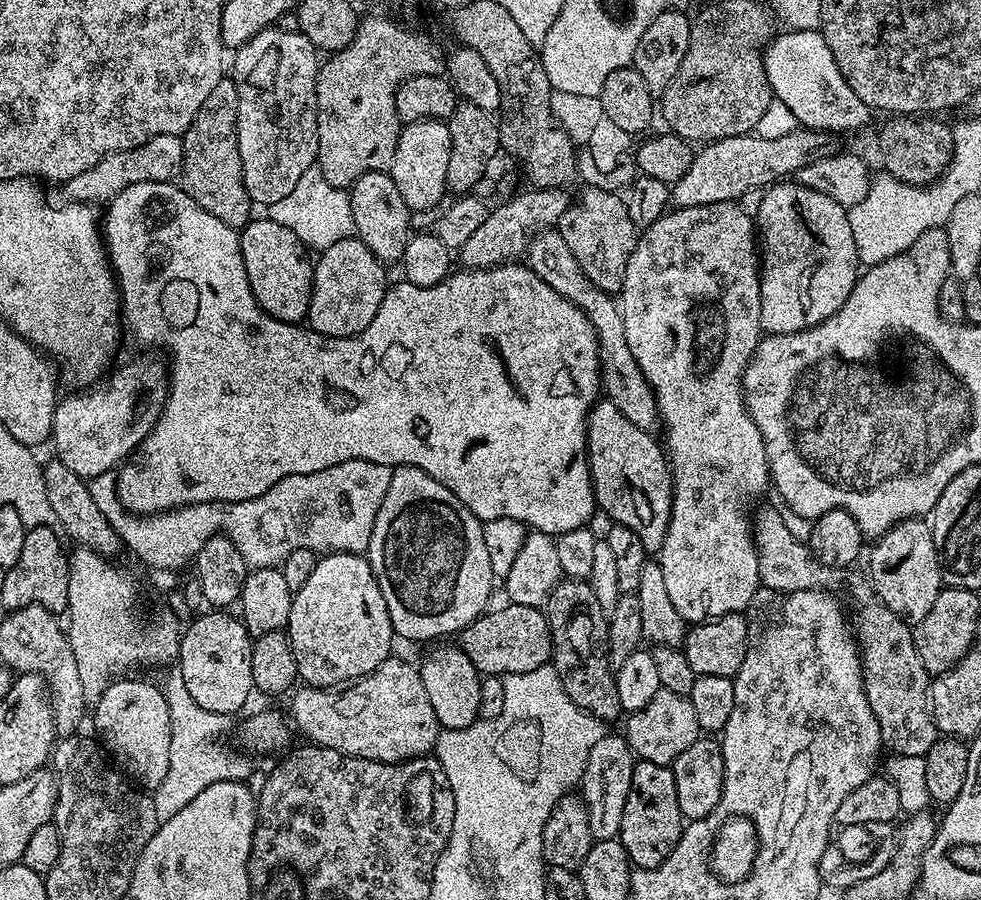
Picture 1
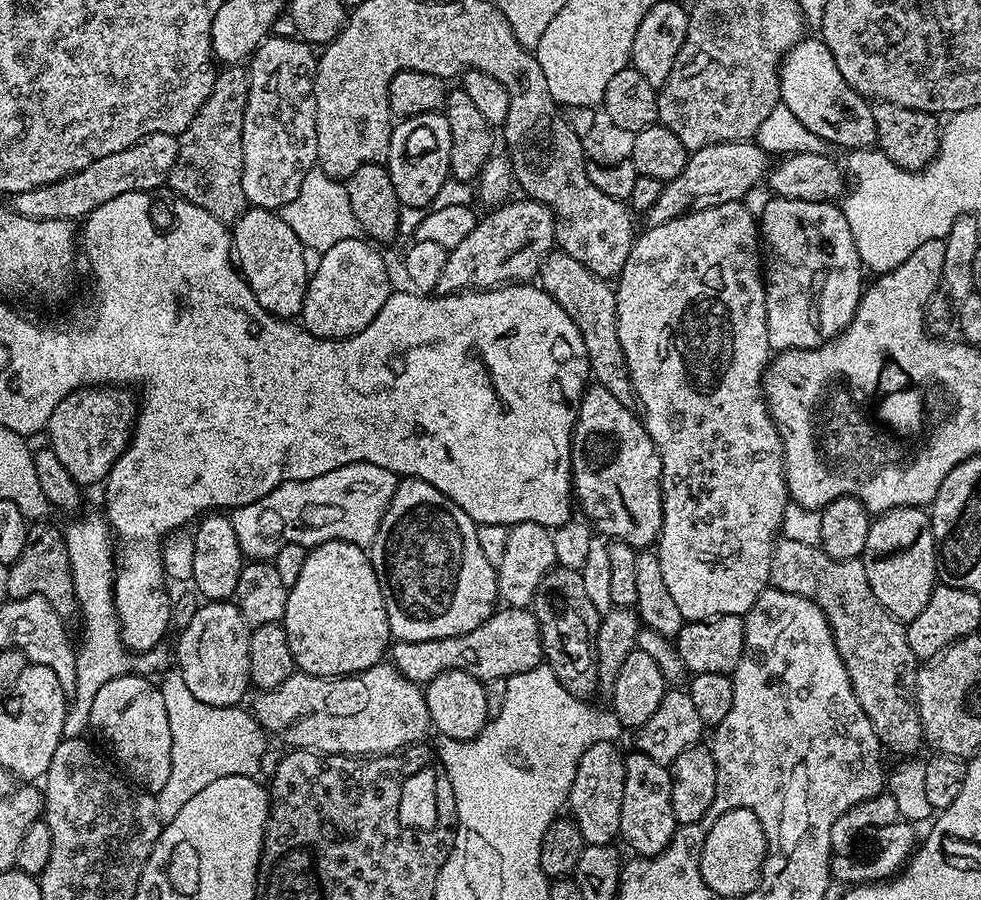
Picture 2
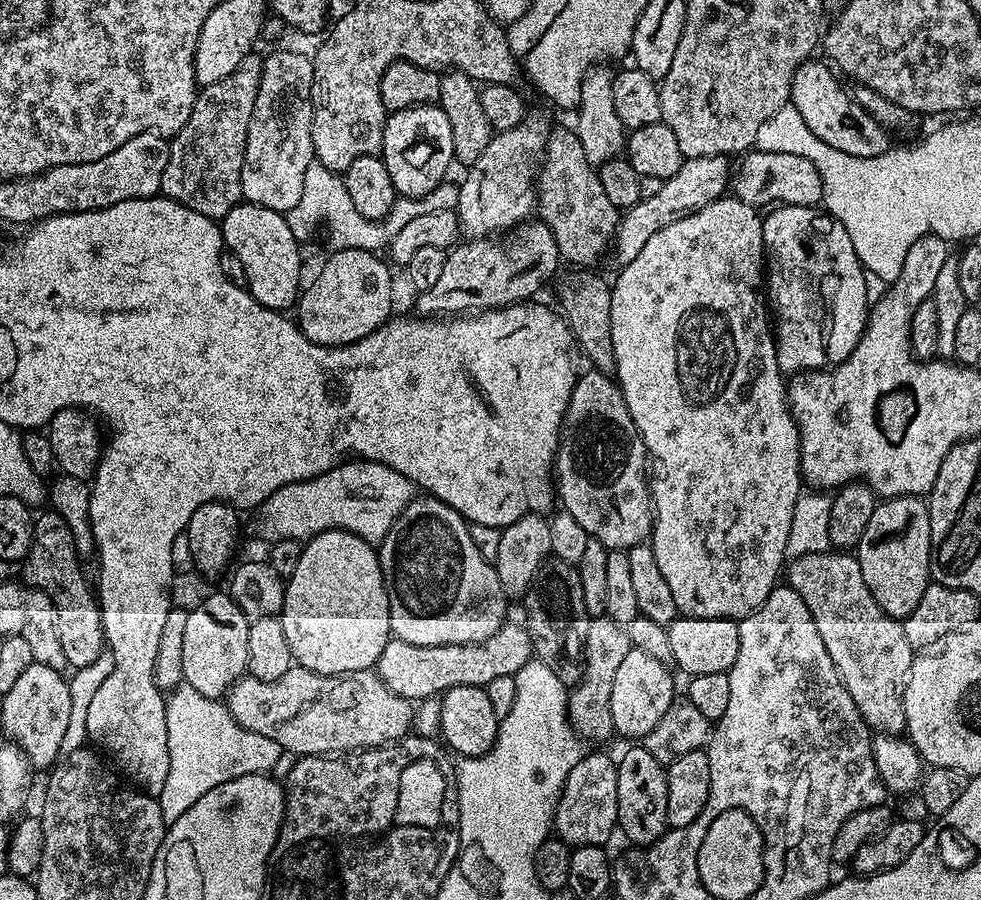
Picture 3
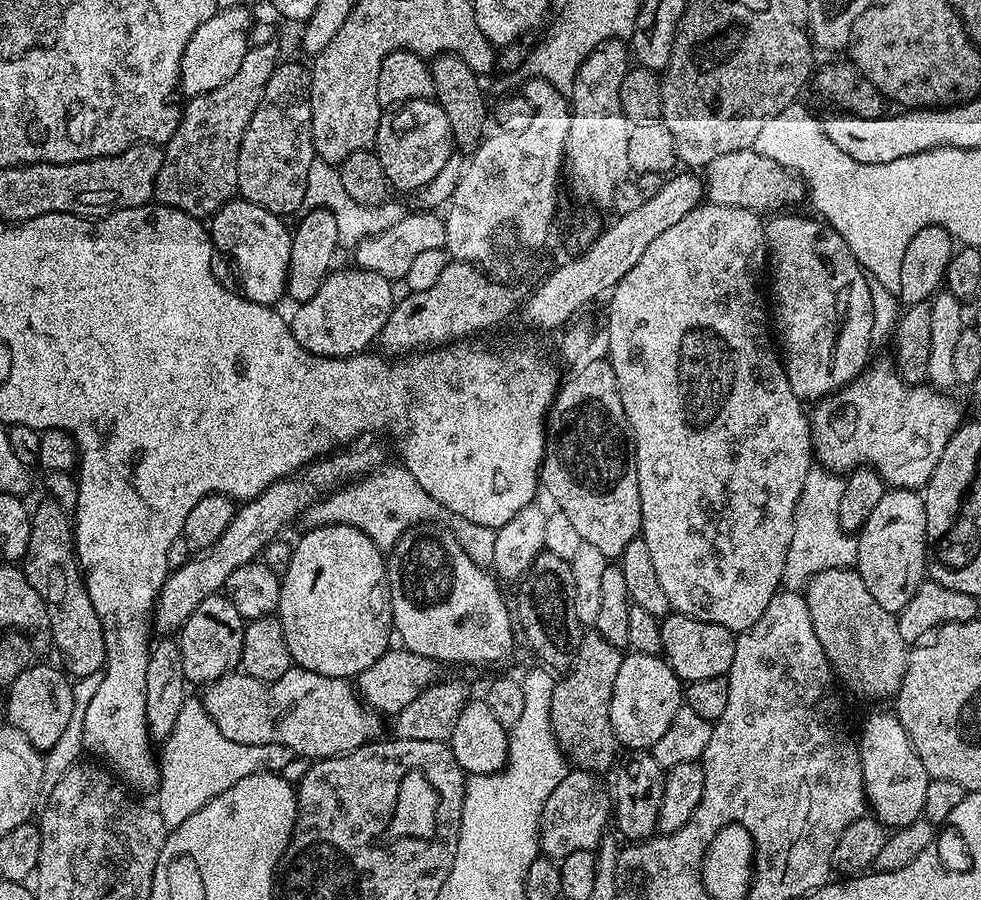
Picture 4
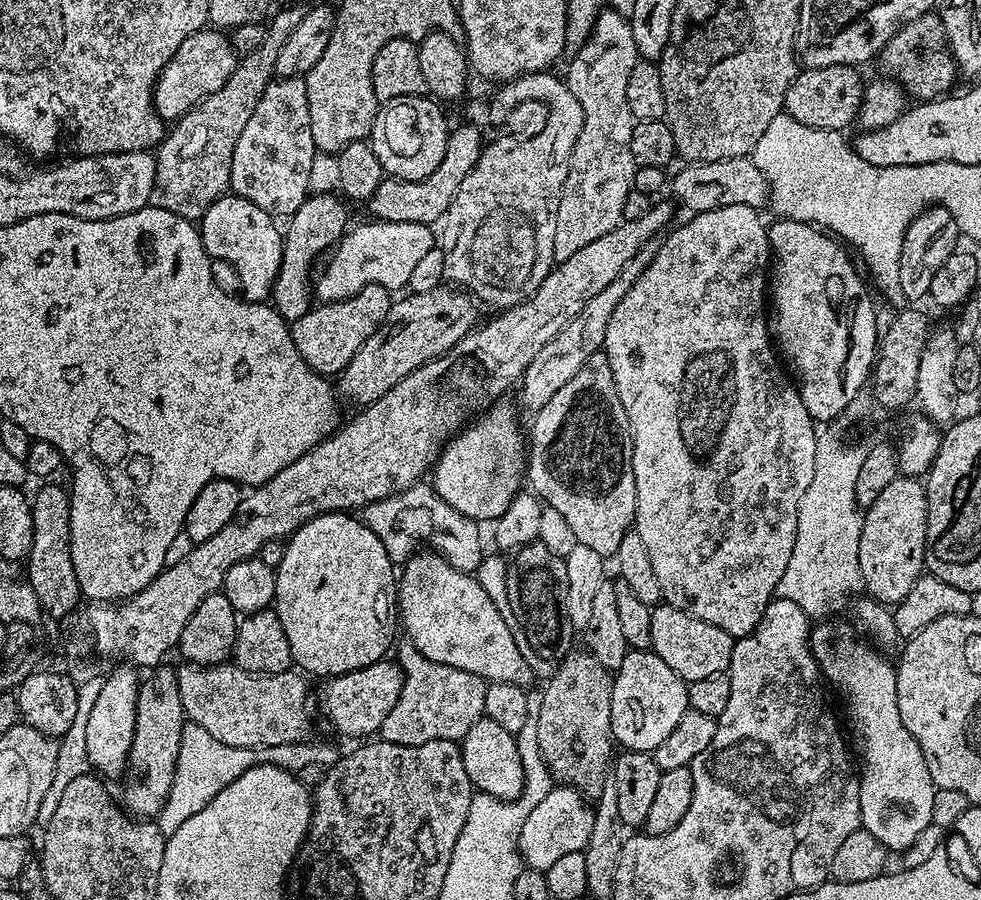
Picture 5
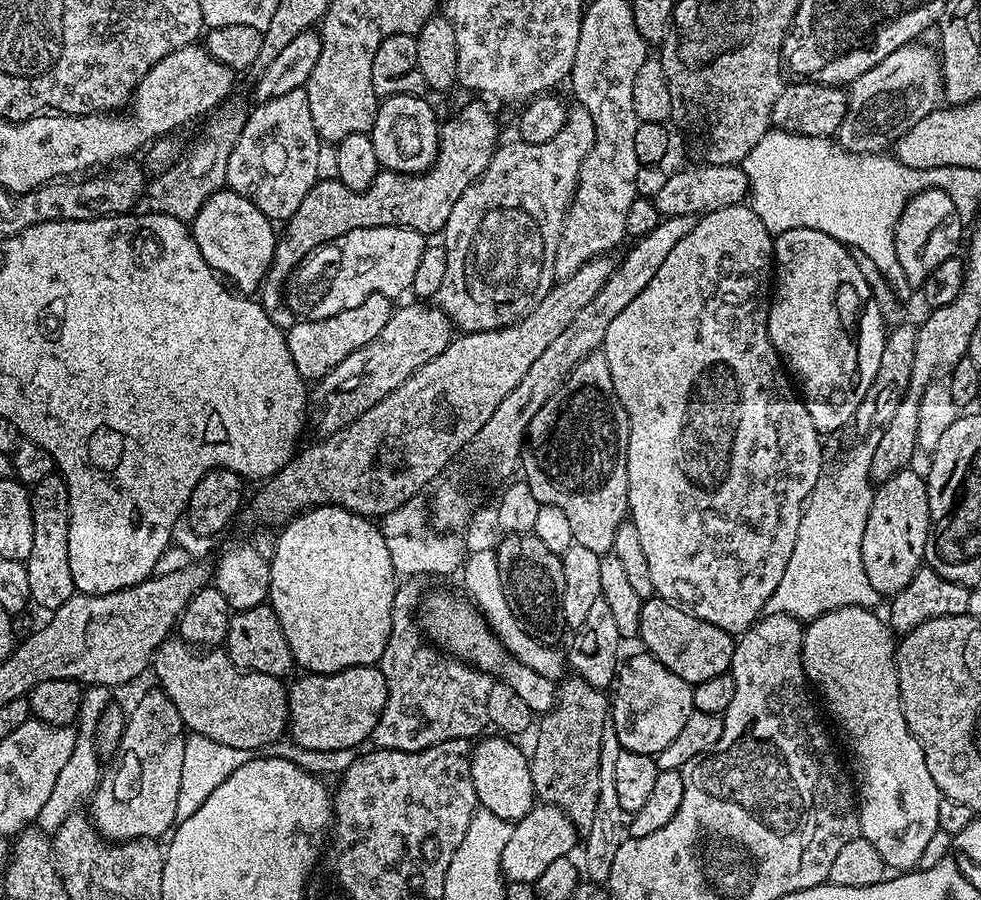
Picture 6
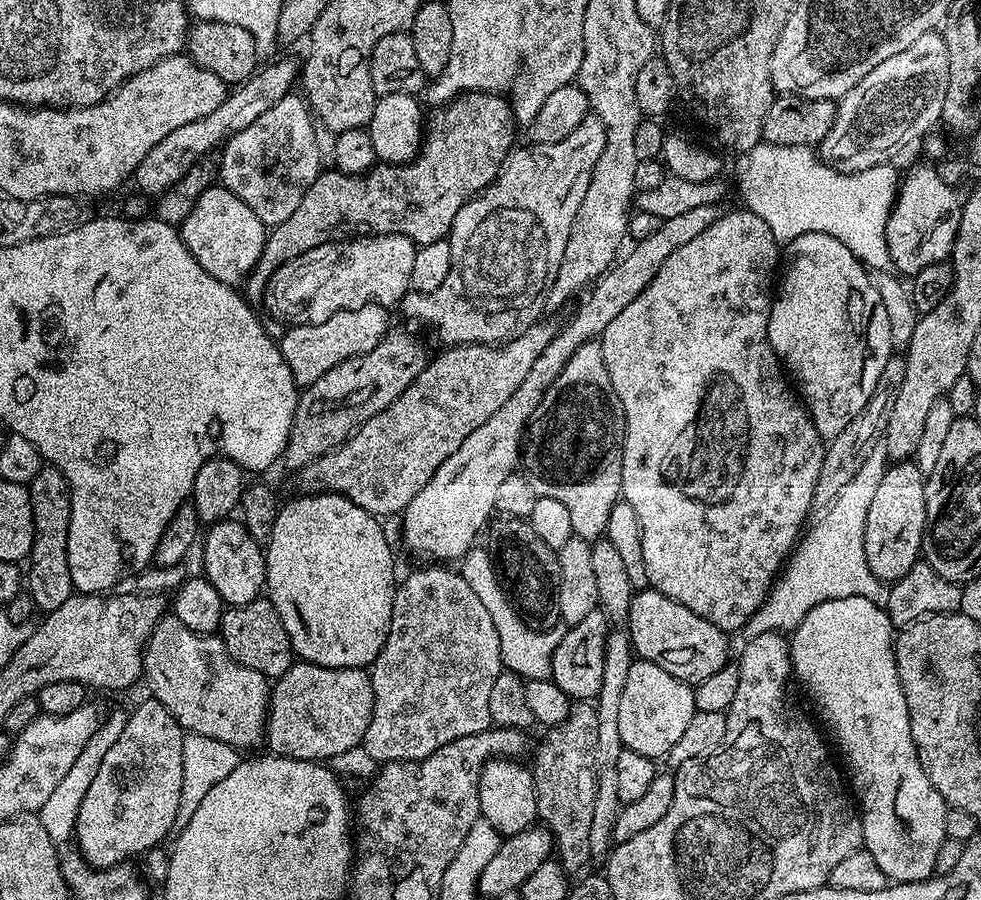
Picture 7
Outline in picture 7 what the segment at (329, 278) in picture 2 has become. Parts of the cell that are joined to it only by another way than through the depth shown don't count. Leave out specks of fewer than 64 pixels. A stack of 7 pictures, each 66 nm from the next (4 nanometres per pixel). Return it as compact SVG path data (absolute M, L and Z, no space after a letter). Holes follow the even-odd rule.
M367 304L358 306L354 310L340 310L338 314L326 318L326 322L291 325L287 329L288 333L282 338L279 337L278 343L282 358L286 362L286 366L290 368L290 374L295 378L297 385L307 386L318 382L318 378L322 378L322 374L334 370L334 366L374 350L374 346L378 346L378 342L382 342L382 338L387 336L390 331L388 312L389 309L383 304Z

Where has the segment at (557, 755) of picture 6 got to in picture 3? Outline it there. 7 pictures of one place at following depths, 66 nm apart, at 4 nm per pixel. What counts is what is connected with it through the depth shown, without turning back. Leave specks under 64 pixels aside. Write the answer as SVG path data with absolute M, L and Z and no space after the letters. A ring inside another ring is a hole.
M606 614L589 619L582 641L580 681L568 694L568 718L576 729L576 735L585 741L613 739L610 690L614 686L614 674L618 671L618 665L623 662L632 647L625 625L615 624Z

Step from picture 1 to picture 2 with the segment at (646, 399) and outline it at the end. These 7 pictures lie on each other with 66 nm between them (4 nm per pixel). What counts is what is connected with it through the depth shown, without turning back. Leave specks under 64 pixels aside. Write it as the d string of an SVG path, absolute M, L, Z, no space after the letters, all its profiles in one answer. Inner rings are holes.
M553 250L540 265L538 273L539 287L549 292L574 318L582 340L586 342L588 366L595 383L602 385L618 402L631 405L636 398L636 391L632 388L632 379L626 366L626 354L622 350L622 342L618 340L618 318L616 317L616 289L611 283L598 278L582 262L570 258L570 254Z

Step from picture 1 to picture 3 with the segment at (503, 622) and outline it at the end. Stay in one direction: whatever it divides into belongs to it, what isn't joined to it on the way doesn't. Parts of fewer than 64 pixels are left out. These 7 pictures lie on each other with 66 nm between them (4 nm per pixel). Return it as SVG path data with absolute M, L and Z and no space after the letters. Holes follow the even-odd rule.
M506 622L497 632L477 644L451 644L450 646L414 646L405 640L389 638L386 650L374 665L374 671L394 694L413 702L431 700L447 688L459 684L482 688L494 678L515 676L526 662L533 659L532 639L523 623Z

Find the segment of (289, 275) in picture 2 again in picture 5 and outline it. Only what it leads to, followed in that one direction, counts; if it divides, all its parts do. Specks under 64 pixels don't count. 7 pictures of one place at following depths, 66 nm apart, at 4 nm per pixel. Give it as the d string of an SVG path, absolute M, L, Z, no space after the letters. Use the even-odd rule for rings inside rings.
M235 194L219 196L198 221L204 249L213 261L221 260L236 271L243 299L264 302L272 295L284 254L282 228L276 224L279 223L273 216L266 214L266 210Z

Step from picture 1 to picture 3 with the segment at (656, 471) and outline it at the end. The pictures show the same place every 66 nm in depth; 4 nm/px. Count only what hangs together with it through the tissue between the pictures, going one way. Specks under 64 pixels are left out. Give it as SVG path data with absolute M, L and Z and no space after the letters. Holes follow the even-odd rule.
M588 370L577 379L566 406L564 421L560 427L558 449L558 483L554 492L561 500L563 511L574 514L582 530L609 550L627 550L635 544L643 544L651 537L654 513L649 476L650 461L644 444L630 418L620 385L611 375Z

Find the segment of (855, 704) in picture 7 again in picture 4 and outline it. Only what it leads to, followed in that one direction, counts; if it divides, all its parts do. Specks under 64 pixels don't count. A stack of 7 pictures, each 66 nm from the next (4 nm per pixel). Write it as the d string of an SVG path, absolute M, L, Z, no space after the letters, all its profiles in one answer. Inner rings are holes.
M895 711L870 713L860 732L858 728L858 743L866 804L876 819L889 830L905 828L921 819L930 777Z

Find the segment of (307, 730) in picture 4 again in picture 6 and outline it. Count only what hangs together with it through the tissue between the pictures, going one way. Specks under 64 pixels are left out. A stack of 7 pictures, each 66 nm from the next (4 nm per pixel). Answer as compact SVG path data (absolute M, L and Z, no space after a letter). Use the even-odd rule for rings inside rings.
M169 638L165 640L164 645L156 652L152 658L150 665L151 671L156 671L156 680L158 683L159 691L165 692L166 695L174 702L174 706L178 706L178 714L182 714L182 722L185 729L189 733L197 732L206 738L214 738L214 742L222 742L226 746L234 746L238 750L246 750L251 753L255 748L256 750L264 750L269 747L273 742L281 739L285 735L286 729L289 727L288 722L288 688L285 681L279 676L271 676L270 674L258 674L257 672L246 672L240 668L235 662L229 658L227 651L224 650L197 650L193 645L185 642L180 638Z

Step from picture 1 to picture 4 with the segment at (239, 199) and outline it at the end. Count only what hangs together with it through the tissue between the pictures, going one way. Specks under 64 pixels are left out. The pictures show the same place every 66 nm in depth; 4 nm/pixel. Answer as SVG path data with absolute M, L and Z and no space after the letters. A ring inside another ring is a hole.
M279 43L249 47L242 66L229 78L206 94L191 97L182 108L178 130L163 145L164 161L156 179L155 203L177 208L197 218L211 218L238 192L238 154L246 126L260 105L266 82L281 63Z

